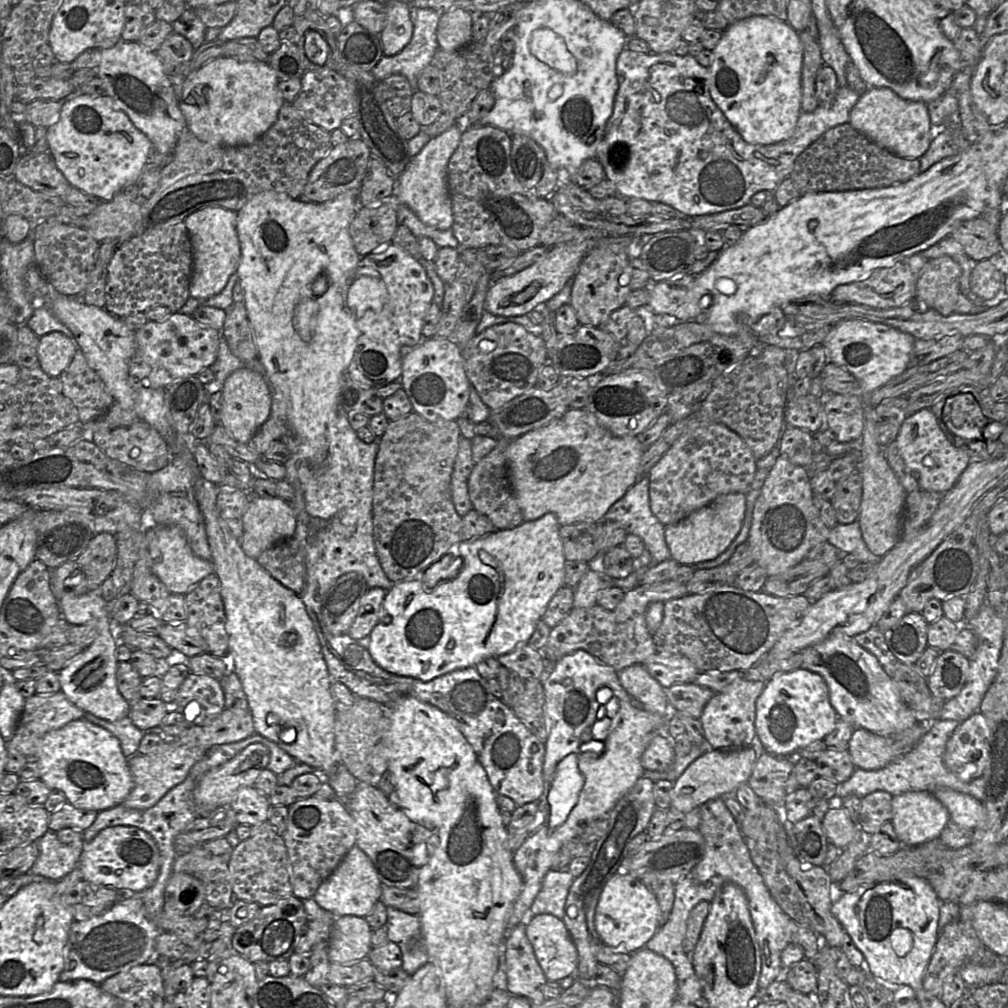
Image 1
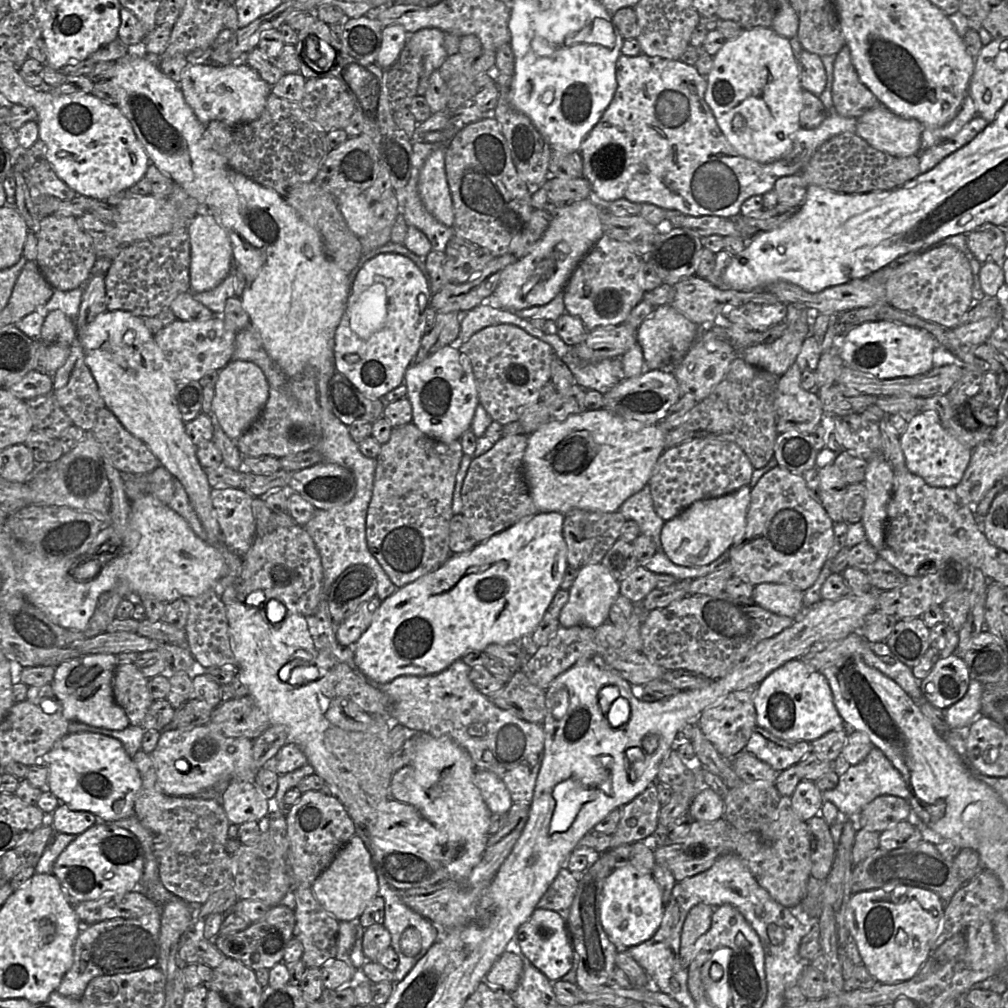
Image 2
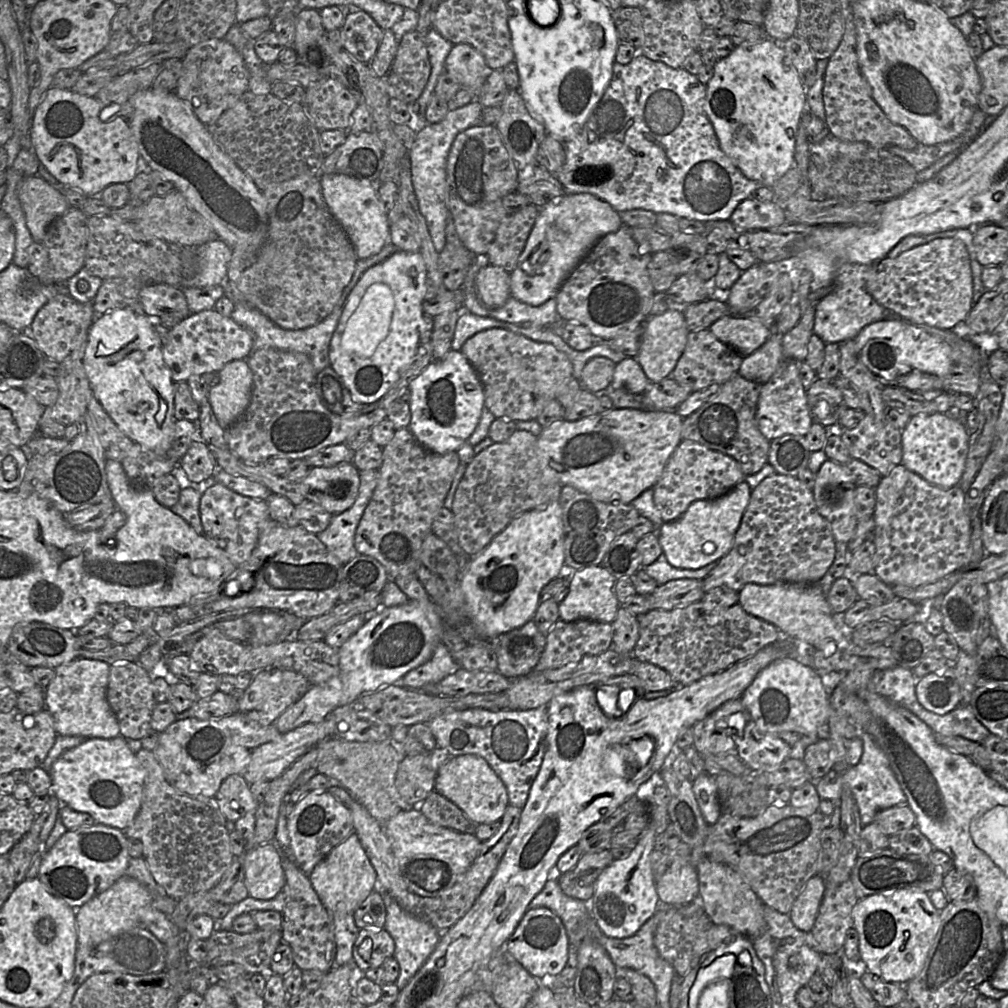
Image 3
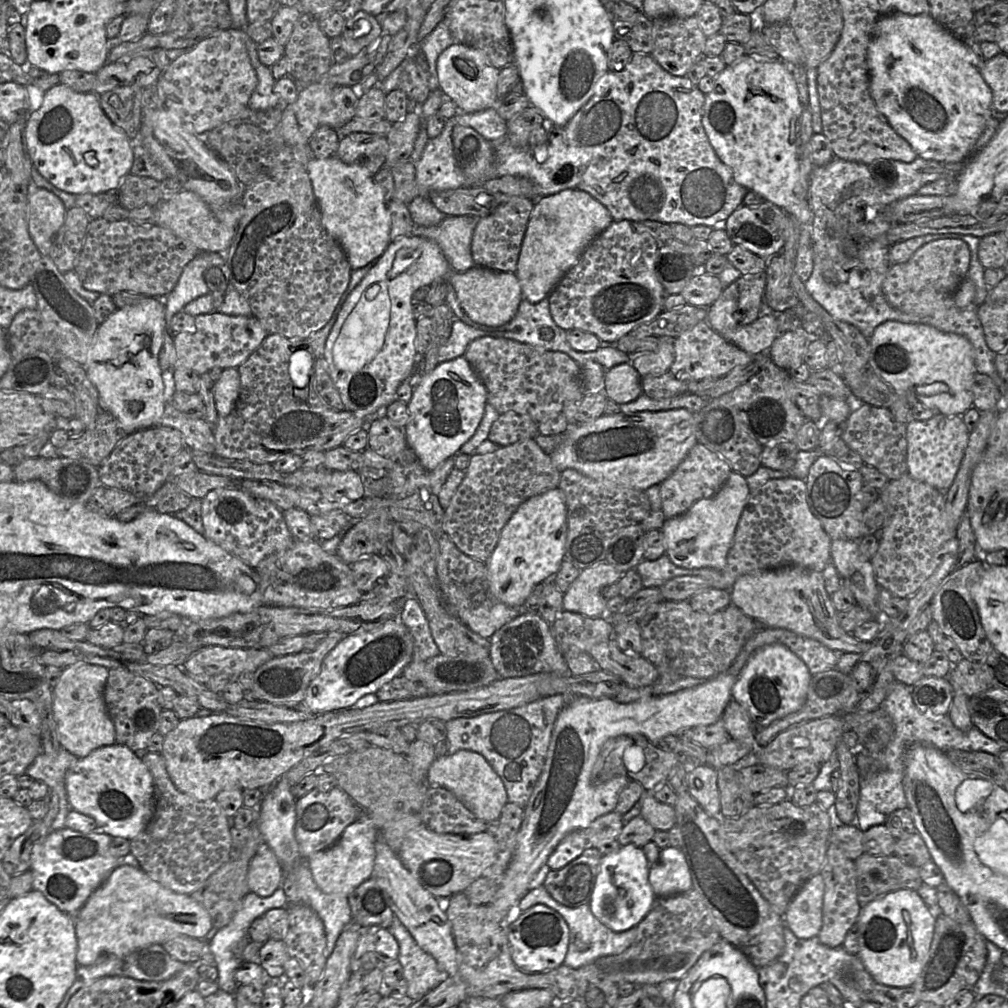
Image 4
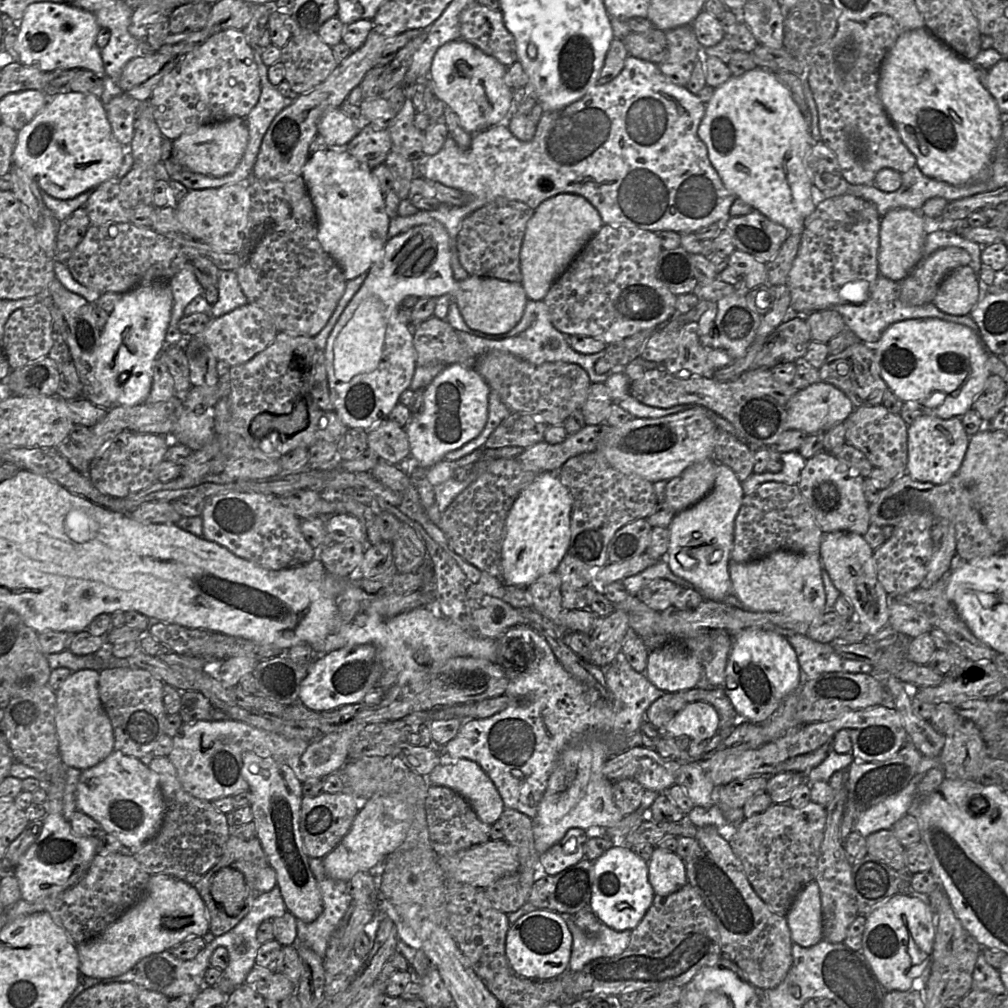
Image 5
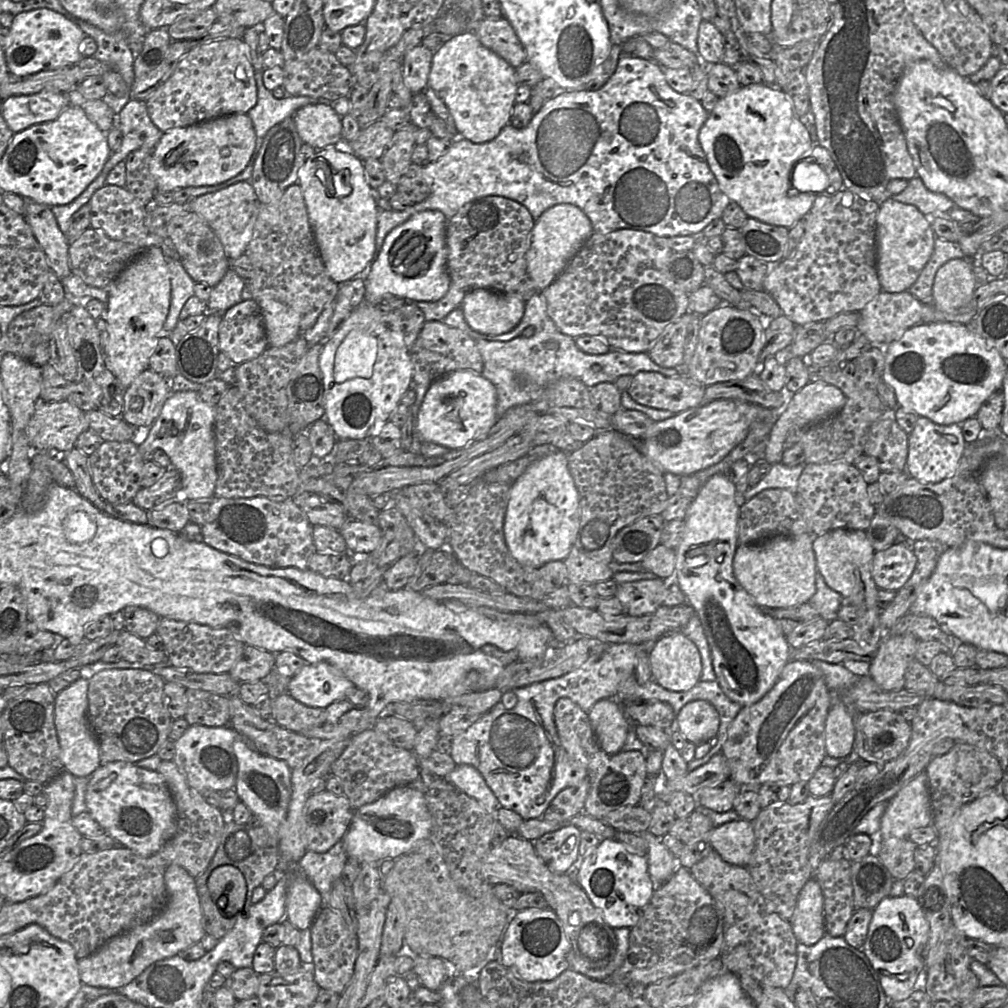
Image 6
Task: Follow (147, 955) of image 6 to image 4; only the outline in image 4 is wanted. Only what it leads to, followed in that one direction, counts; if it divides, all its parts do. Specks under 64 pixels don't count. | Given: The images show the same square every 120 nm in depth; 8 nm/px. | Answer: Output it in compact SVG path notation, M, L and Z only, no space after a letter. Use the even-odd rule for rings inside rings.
M122 861L108 878L92 892L76 913L68 914L71 914L75 921L76 962L82 966L92 965L105 955L123 957L152 944L162 945L165 941L180 935L203 939L213 926L208 911L189 894L174 892L152 879L141 868L131 867L123 864Z

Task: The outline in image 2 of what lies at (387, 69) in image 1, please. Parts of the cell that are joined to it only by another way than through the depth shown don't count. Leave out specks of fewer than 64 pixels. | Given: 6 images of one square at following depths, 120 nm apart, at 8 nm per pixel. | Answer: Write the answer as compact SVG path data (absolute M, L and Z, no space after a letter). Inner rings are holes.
M424 28L409 33L407 48L410 52L419 52L423 60L423 71L417 88L419 96L425 95L431 74L438 70L448 57L444 46L445 34L437 28Z

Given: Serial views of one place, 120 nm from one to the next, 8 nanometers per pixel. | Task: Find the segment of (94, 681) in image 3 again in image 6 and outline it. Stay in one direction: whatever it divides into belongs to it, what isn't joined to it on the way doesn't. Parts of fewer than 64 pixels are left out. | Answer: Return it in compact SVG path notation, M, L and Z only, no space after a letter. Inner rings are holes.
M80 677L55 695L55 727L64 770L77 777L90 776L101 764L99 742L87 721L88 679Z

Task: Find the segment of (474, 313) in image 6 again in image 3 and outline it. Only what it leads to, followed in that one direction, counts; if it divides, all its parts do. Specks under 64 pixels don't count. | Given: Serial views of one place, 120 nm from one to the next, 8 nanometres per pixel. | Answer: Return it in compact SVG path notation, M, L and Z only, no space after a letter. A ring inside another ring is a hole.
M484 261L476 274L475 286L478 297L491 309L502 307L511 297L510 273Z

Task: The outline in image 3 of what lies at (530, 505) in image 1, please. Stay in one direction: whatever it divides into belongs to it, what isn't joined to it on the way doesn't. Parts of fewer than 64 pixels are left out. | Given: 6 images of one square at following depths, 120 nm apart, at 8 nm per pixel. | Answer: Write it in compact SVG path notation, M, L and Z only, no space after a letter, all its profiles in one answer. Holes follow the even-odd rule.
M617 409L599 413L592 417L582 418L577 421L562 420L542 430L537 437L538 458L545 484L570 485L577 490L590 495L592 498L605 503L629 504L648 488L652 488L663 473L665 465L682 440L683 418L674 411L648 411L639 409Z

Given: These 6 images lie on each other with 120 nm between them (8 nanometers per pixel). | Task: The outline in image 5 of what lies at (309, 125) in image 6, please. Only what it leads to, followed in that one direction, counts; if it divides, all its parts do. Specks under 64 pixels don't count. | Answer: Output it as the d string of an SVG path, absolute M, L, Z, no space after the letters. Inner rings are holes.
M330 109L318 122L318 134L324 138L329 147L347 145L369 123L369 121L364 121L364 117L361 115L357 121L353 121L340 109Z

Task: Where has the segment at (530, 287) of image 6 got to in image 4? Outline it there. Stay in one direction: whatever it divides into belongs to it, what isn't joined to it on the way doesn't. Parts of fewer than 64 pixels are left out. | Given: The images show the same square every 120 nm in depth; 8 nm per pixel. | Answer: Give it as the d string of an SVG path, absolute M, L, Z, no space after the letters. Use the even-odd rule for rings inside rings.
M513 197L499 205L490 215L479 218L472 235L471 254L475 266L500 272L516 273L522 241L535 201Z

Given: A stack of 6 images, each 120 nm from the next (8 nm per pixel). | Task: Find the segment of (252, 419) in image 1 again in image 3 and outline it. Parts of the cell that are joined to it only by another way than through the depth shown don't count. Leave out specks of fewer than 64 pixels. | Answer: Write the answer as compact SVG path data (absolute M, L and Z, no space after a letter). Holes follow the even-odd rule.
M246 359L227 363L208 393L213 413L223 429L233 425L245 412L251 398L253 374Z

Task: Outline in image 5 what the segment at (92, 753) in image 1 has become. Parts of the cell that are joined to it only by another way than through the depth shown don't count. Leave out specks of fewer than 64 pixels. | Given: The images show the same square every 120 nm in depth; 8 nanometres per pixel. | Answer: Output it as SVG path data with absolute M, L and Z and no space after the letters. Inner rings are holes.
M113 750L104 760L82 770L76 788L77 810L97 821L134 854L162 825L165 801L158 775L138 758Z

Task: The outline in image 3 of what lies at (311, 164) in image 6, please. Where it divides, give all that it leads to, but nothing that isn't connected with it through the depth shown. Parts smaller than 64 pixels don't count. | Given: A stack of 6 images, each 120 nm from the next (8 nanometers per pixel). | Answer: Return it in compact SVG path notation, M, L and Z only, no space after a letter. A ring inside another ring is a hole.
M321 174L319 177L325 202L354 246L358 260L381 251L390 242L388 212L378 198L380 180L360 182L344 174Z

